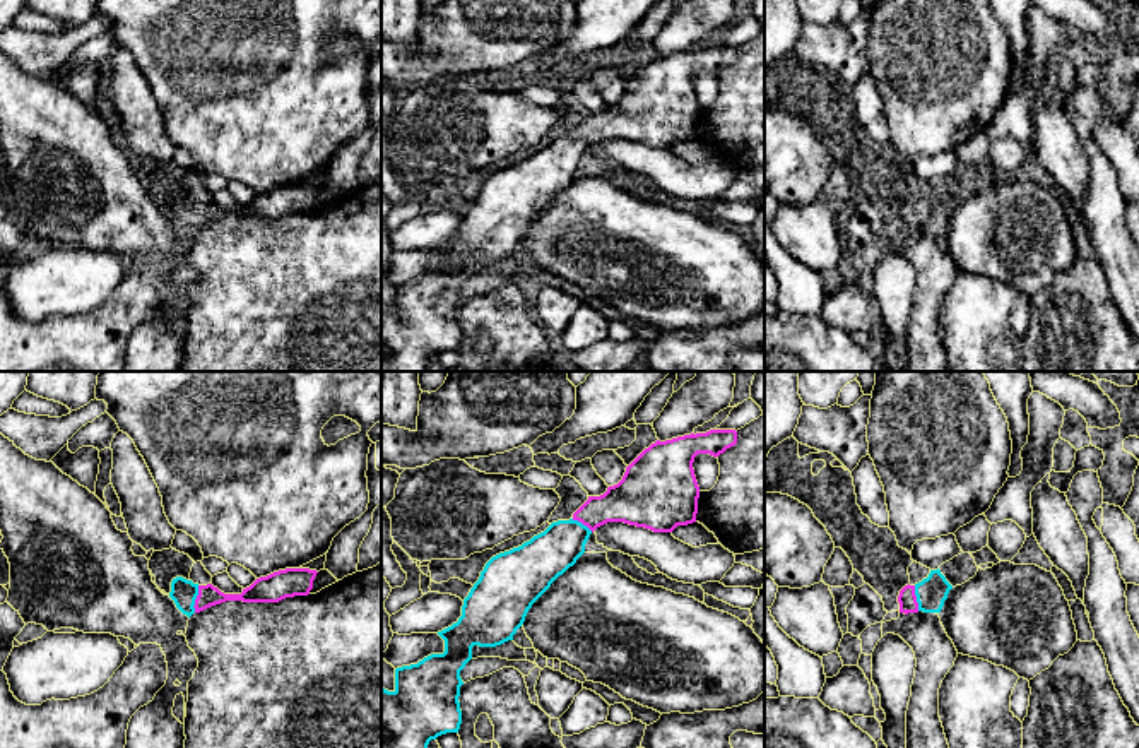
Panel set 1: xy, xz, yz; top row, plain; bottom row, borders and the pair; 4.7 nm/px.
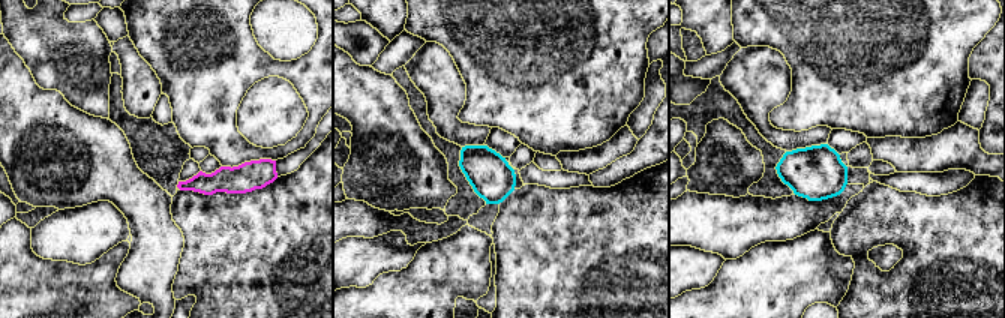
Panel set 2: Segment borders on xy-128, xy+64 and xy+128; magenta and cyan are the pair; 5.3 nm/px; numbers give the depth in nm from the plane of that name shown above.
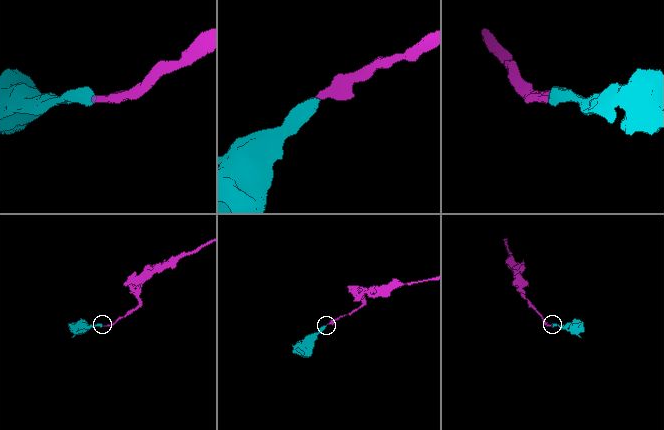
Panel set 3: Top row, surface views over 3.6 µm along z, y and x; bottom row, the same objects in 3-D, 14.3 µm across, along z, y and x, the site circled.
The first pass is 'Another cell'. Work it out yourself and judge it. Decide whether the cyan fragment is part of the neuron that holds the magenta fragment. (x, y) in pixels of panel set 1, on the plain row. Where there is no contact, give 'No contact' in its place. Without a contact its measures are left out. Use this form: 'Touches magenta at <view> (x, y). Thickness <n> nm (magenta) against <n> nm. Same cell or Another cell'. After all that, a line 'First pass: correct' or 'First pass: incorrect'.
Touches magenta at xy (195, 216). Thickness 100 nm (magenta) against 120 nm. Same cell
First pass: incorrect

